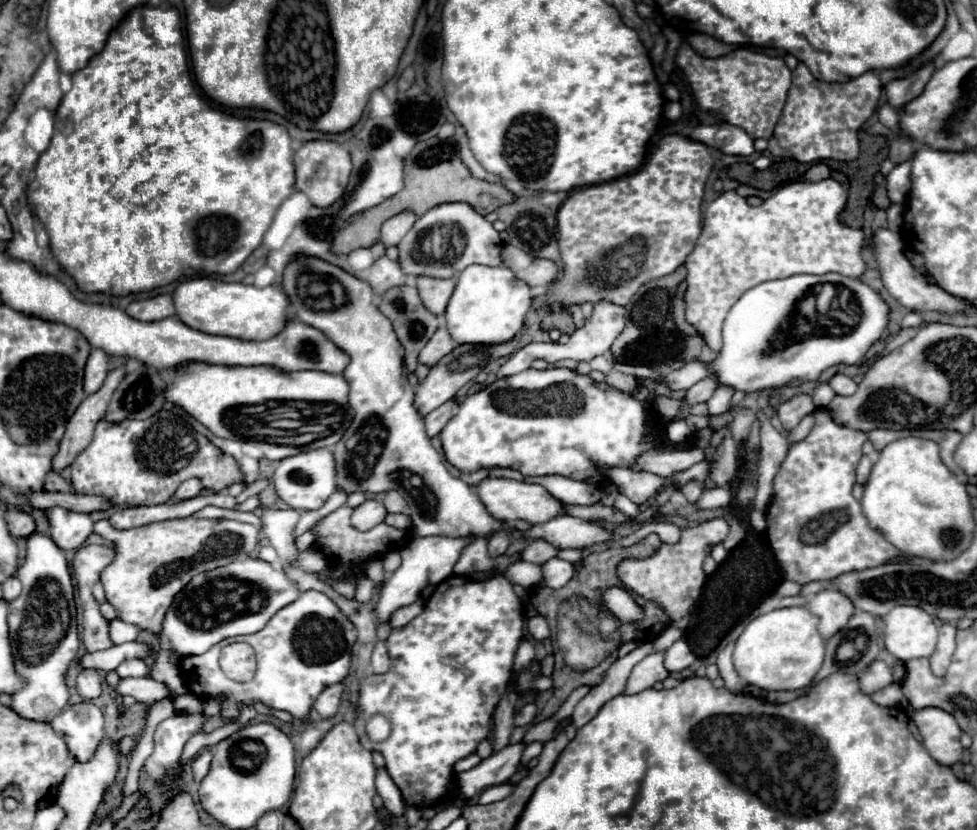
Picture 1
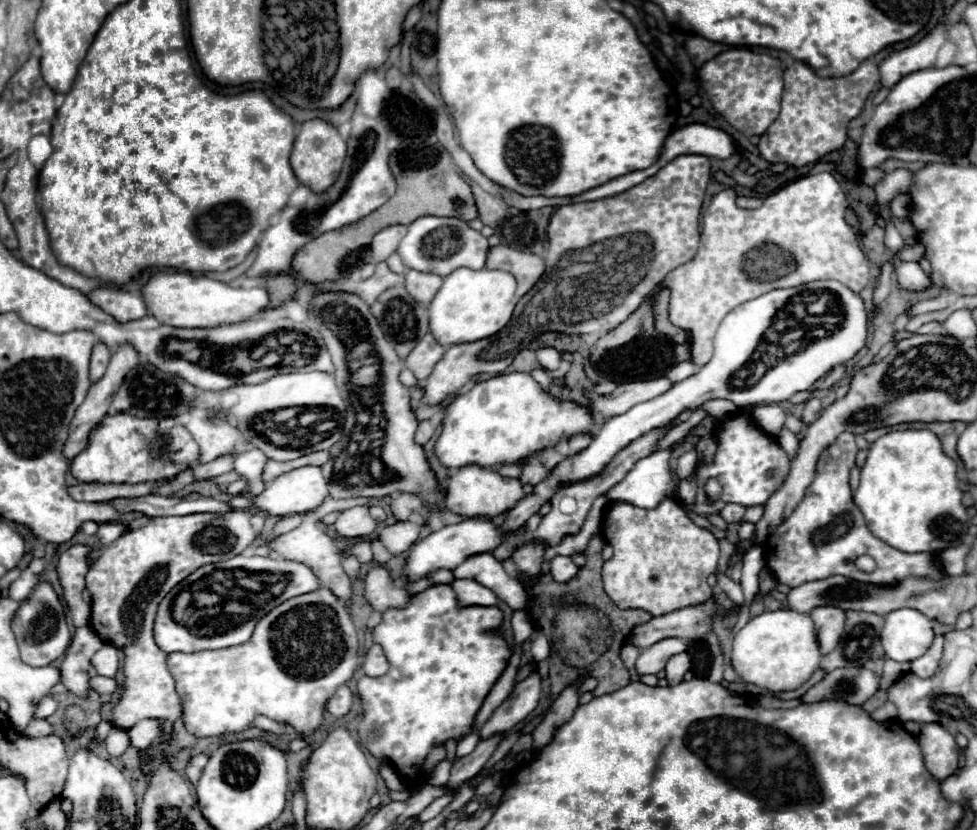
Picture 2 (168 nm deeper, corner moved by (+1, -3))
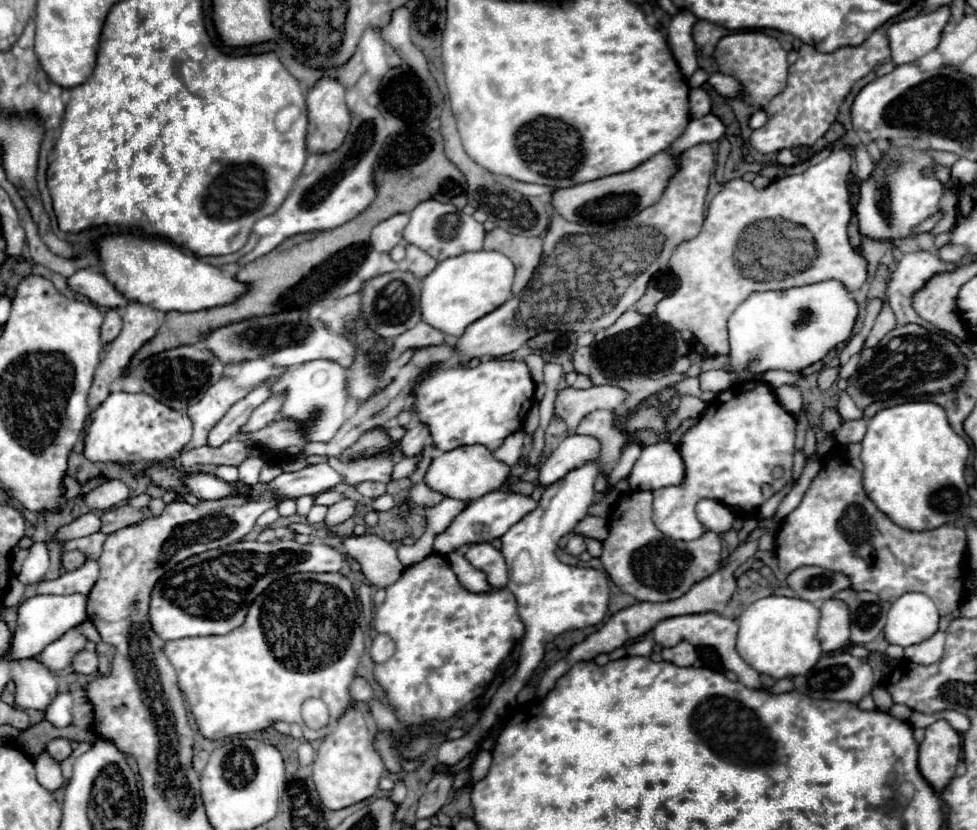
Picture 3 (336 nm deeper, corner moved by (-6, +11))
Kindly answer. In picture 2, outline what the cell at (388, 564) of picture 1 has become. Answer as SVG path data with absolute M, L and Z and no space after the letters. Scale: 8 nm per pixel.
M371 540L371 548L373 548L373 560L377 562L377 564L387 564L389 560L391 560L391 552L381 544L381 540Z

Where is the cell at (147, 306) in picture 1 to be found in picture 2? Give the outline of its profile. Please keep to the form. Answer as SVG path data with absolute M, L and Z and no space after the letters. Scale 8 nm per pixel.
M97 288L89 294L89 298L91 302L97 302L97 306L101 306L105 312L113 314L113 318L119 322L137 320L149 314L141 294L131 294L115 288Z

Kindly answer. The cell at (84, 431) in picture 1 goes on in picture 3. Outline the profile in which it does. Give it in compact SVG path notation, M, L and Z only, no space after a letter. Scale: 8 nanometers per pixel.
M130 302L126 308L124 308L124 328L122 328L122 332L118 334L118 338L110 344L110 348L106 350L106 354L104 354L104 358L102 358L102 362L100 362L100 366L98 366L98 370L96 370L96 376L94 376L94 382L92 382L92 392L90 392L90 406L92 408L96 408L96 404L100 404L100 402L104 402L104 398L110 394L110 384L114 382L114 380L118 380L124 372L126 372L126 368L128 368L128 362L130 362L130 358L136 354L136 350L140 348L140 346L144 346L156 332L158 332L158 326L160 326L160 314L154 310L154 308L148 308L148 306L144 306L144 304L136 304L136 302Z

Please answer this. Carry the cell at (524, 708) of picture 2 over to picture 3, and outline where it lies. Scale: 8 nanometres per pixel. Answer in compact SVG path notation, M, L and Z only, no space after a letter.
M586 462L574 470L570 470L564 478L550 484L540 502L538 508L532 510L528 516L524 516L518 524L514 524L500 540L500 552L506 560L510 582L508 590L516 596L518 616L526 628L524 642L522 642L522 656L516 674L504 682L498 692L494 694L490 706L482 712L480 724L474 726L466 736L458 740L446 740L440 744L436 758L444 766L458 764L474 746L476 740L486 734L486 730L494 724L494 720L504 714L508 708L516 704L516 694L522 690L522 686L528 684L530 674L544 658L544 646L546 642L554 640L554 636L566 632L566 630L578 630L586 626L596 626L602 622L606 608L608 608L608 578L604 572L590 570L590 568L578 568L578 566L566 566L556 558L556 546L558 540L564 534L570 534L572 528L586 516L588 506L594 500L594 482L600 472L600 462Z

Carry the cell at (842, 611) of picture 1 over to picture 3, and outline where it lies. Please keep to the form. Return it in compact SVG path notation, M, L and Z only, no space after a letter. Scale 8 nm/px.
M824 600L820 606L822 618L818 626L818 640L824 652L840 650L850 642L850 616L842 600Z

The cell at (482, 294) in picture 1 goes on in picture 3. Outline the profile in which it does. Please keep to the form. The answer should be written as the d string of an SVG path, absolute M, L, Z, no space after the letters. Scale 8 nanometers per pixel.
M466 252L456 258L446 258L422 280L420 310L422 320L448 336L460 338L472 322L492 312L512 296L514 268L512 260L500 252Z

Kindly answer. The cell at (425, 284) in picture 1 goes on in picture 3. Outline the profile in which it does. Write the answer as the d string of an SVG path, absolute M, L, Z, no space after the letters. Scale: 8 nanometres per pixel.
M408 244L406 246L406 262L408 262L408 270L418 278L422 280L424 276L428 276L428 272L432 272L432 268L436 268L436 260L432 256L428 256L424 250Z

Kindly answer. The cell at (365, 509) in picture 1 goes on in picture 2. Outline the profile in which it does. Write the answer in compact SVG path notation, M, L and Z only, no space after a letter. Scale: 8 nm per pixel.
M355 506L345 512L335 522L335 528L341 536L369 536L375 528L377 522L369 514L369 506Z

